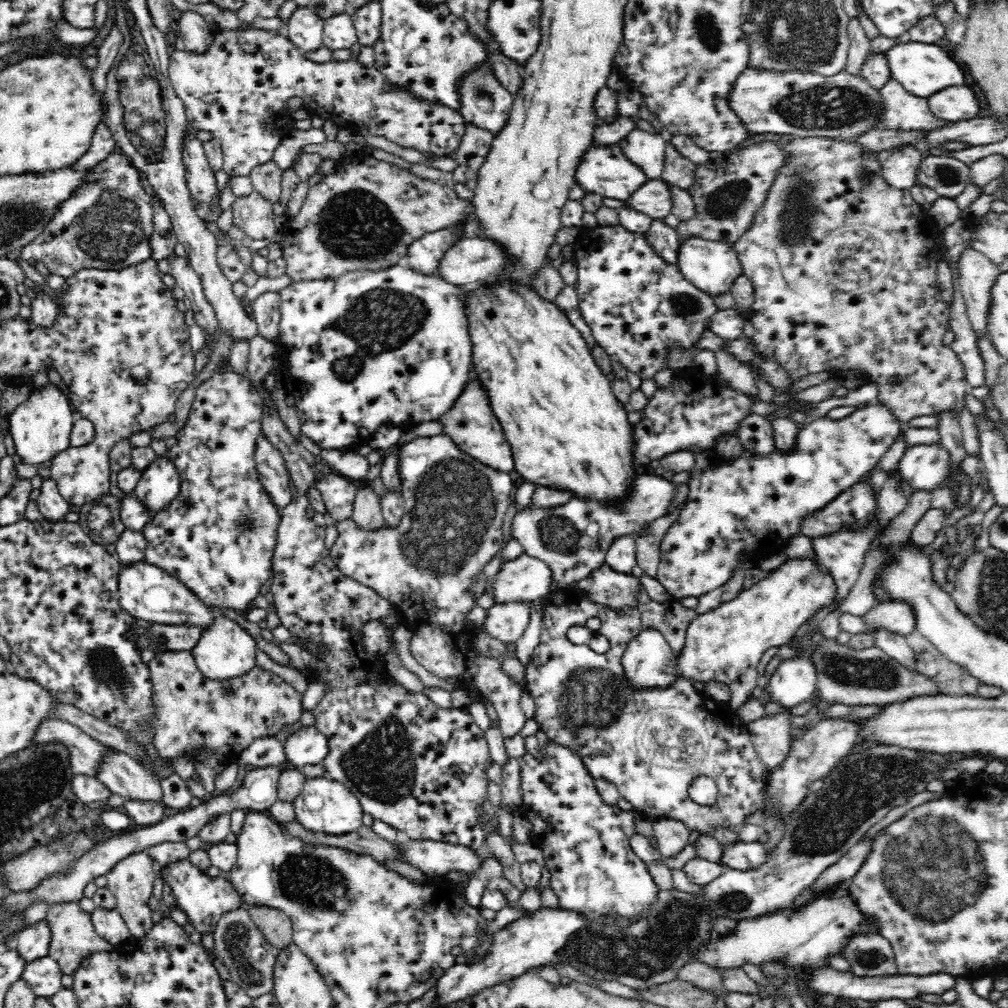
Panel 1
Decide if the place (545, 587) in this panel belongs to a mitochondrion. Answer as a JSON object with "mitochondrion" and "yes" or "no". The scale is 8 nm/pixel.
{"mitochondrion":"no"}

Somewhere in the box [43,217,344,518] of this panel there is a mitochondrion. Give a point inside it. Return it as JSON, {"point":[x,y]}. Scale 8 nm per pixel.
{"point":[85,350]}

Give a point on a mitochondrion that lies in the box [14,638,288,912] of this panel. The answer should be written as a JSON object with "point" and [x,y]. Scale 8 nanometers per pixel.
{"point":[112,676]}

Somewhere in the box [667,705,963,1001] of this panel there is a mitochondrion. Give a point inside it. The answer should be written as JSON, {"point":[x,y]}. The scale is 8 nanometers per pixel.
{"point":[861,788]}

